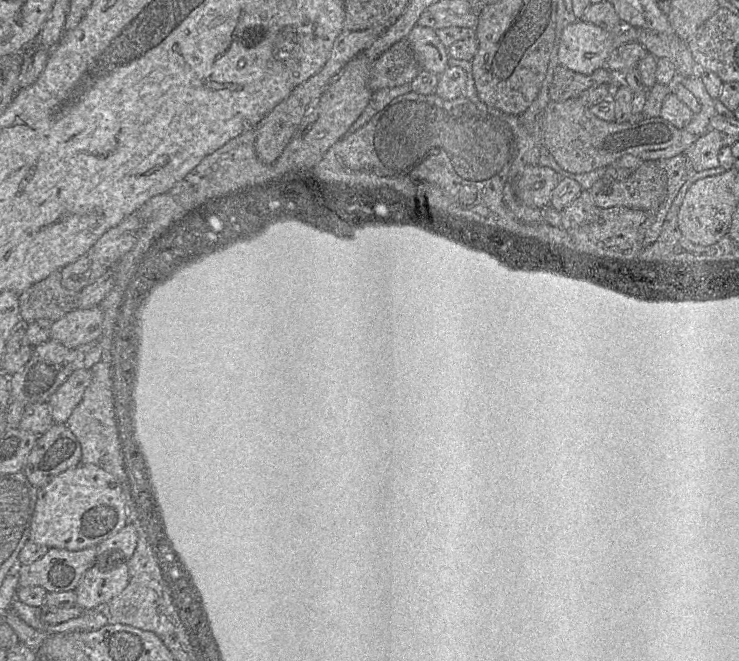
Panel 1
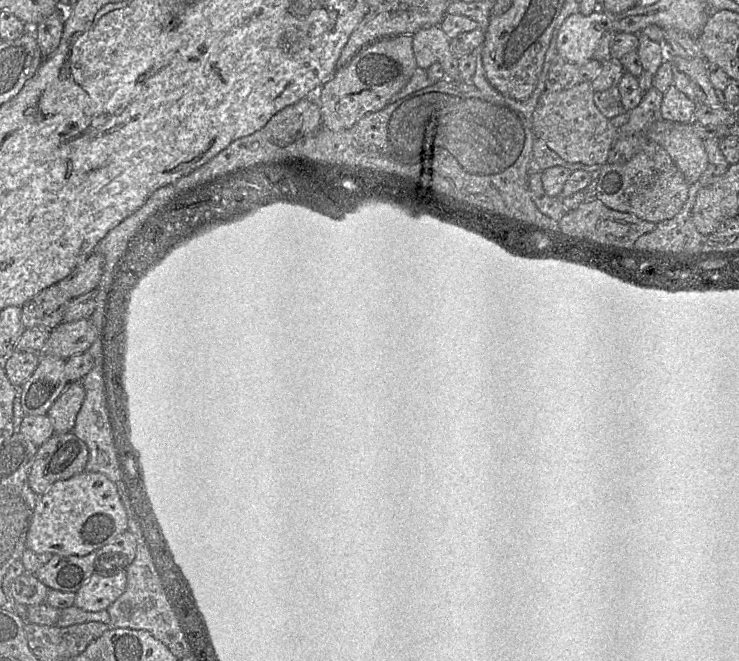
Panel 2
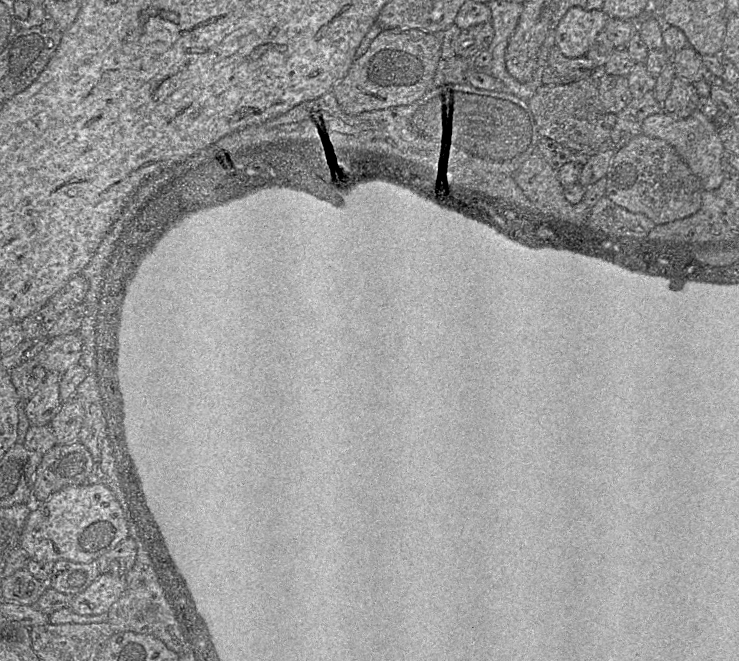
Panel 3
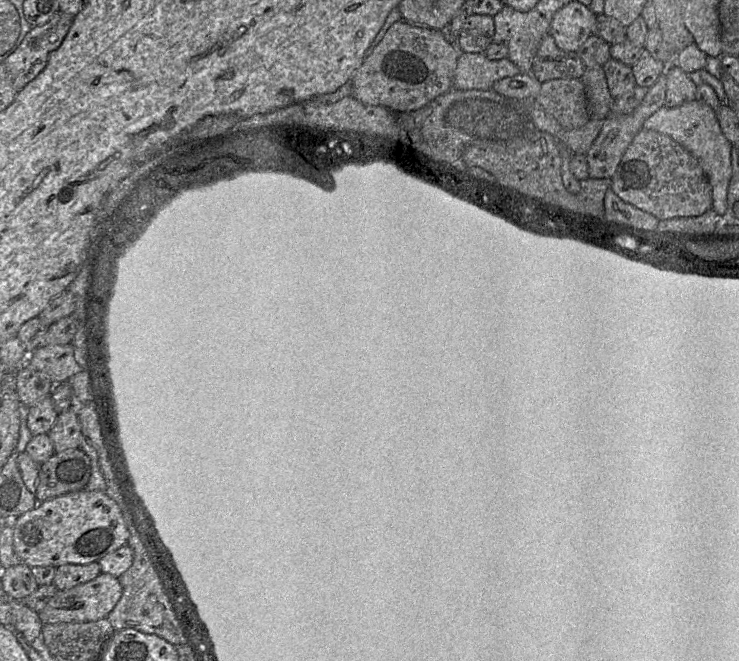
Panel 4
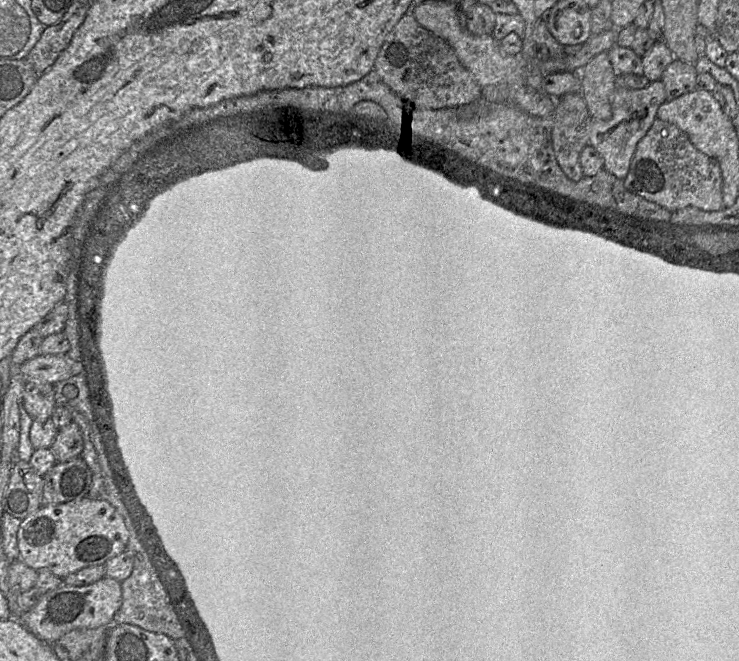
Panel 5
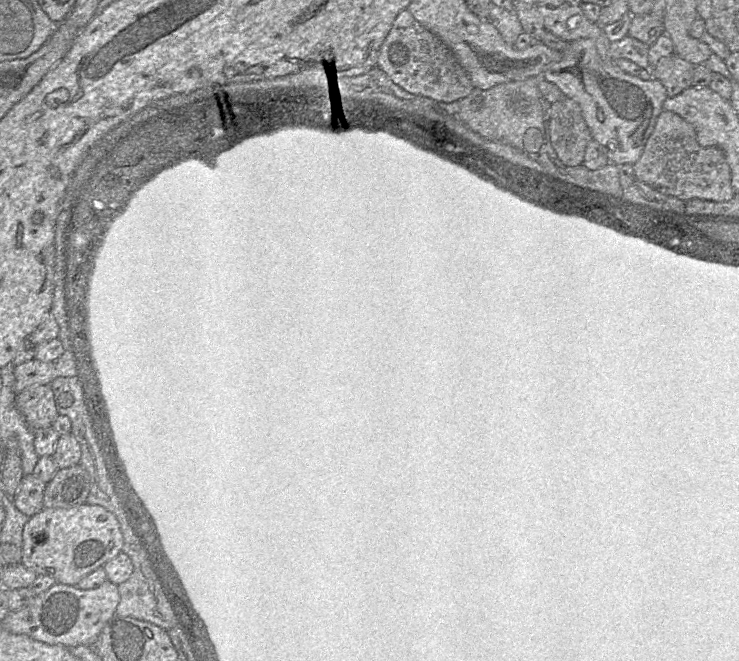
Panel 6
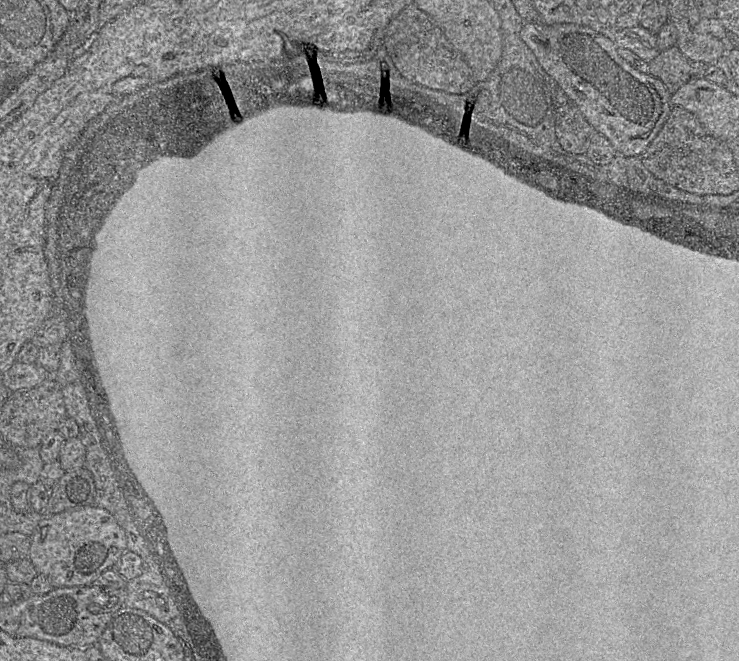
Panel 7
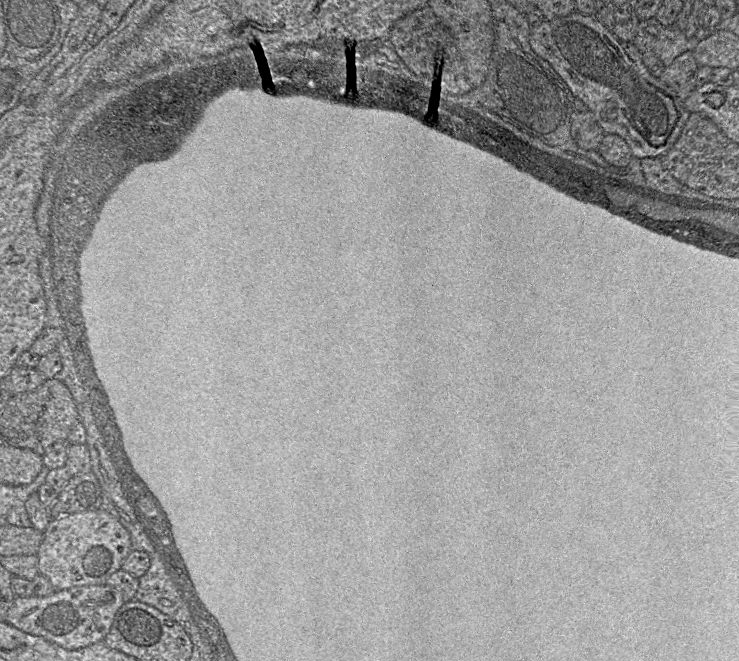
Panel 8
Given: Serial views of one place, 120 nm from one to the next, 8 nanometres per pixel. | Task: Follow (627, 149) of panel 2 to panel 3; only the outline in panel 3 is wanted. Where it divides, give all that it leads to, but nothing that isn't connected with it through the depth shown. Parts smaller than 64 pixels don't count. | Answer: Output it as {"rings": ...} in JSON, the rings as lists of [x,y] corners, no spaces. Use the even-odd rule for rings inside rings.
{"rings":[[[654,91],[644,94],[641,98],[632,99],[622,111],[617,113],[617,122],[611,133],[611,146],[618,150],[634,137],[643,134],[644,120],[661,111],[663,104],[656,100]]]}

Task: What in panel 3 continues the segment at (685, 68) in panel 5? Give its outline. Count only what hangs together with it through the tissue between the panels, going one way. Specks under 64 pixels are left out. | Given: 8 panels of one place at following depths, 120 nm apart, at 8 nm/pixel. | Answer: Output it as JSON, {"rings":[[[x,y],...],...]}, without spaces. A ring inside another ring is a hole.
{"rings":[[[676,77],[663,102],[663,111],[671,116],[688,117],[697,110],[699,98],[695,84]]]}

